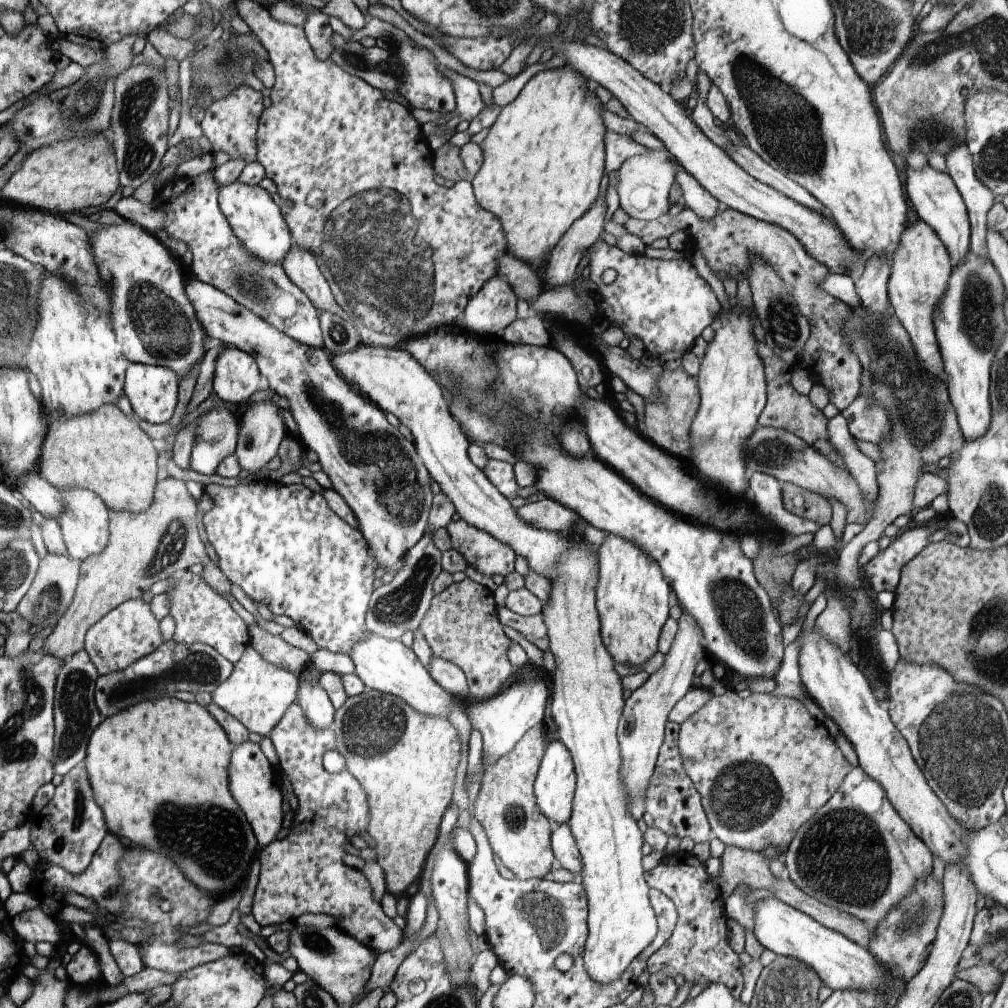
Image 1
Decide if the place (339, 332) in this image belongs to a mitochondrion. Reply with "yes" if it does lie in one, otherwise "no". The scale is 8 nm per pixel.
yes

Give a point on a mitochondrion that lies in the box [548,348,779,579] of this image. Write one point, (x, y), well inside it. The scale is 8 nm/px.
(677, 393)

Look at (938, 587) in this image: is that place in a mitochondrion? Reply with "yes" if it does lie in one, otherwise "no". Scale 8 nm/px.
no

